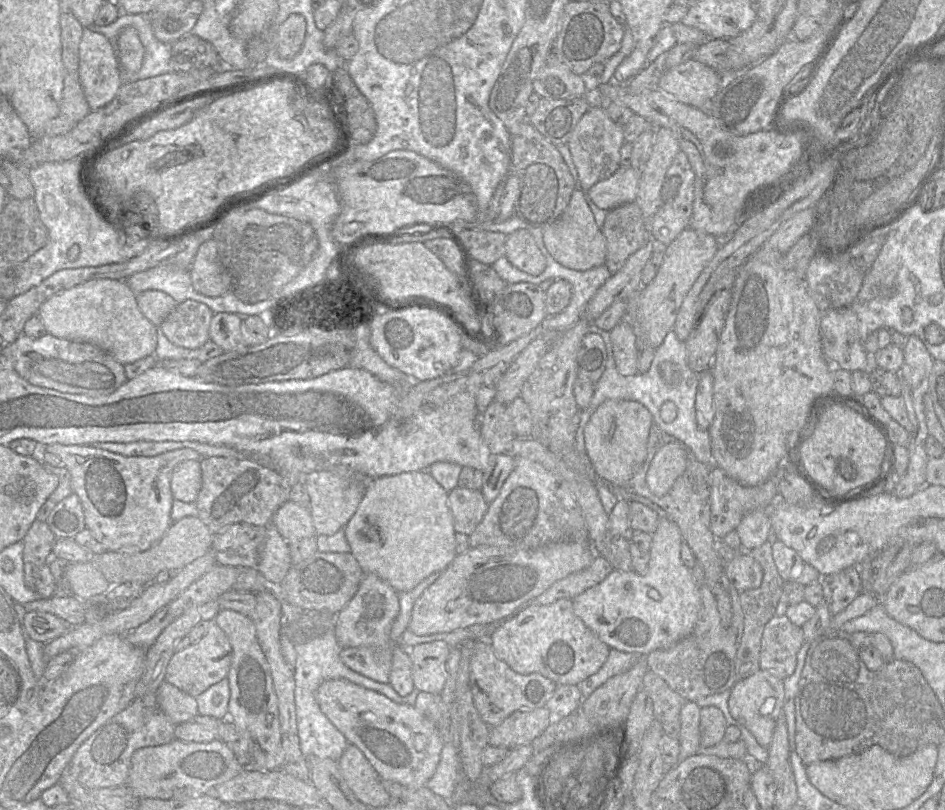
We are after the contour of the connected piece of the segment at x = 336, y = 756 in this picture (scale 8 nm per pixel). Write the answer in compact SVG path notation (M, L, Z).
M333 630L320 637L295 645L297 660L294 667L296 722L300 748L306 759L314 755L338 761L348 745L344 734L339 731L321 711L316 700L318 687L327 680L346 679L367 689L379 692L396 703L405 703L405 697L400 696L389 683L380 683L348 668L340 660L341 646L338 644Z

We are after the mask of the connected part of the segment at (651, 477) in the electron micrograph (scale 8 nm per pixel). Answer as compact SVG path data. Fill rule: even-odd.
M676 443L662 446L655 454L647 473L647 482L652 493L667 493L674 481L681 476L687 466L687 454Z

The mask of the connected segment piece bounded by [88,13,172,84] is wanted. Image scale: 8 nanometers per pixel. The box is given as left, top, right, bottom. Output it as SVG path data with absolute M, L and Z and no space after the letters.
M120 13L109 25L97 26L93 23L88 26L90 30L103 34L109 40L115 51L118 36L126 27L133 27L137 30L139 38L145 48L145 55L142 66L137 72L131 73L120 68L122 84L171 72L170 60L172 44L163 43L155 37L148 13Z

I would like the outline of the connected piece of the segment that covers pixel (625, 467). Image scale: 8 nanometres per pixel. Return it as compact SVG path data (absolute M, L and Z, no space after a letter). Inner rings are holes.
M607 399L595 408L584 428L586 453L597 480L624 487L647 456L647 442L653 421L650 411L640 402Z

